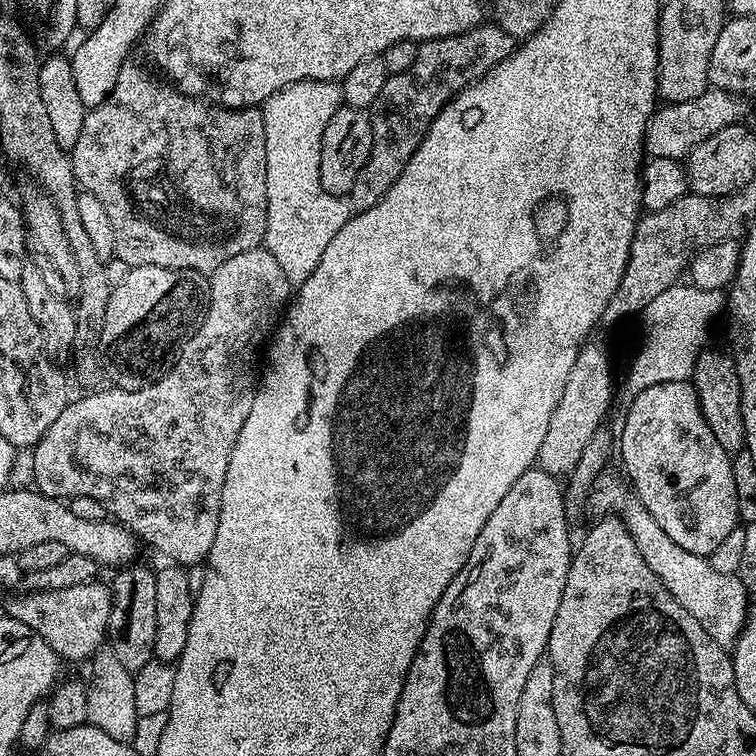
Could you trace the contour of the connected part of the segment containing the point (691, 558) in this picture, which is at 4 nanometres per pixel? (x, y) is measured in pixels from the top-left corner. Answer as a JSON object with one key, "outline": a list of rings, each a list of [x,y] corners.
{"outline":[[[597,475],[590,489],[590,508],[592,504],[593,510],[600,512],[596,514],[615,513],[619,516],[630,530],[642,558],[646,558],[646,564],[650,566],[650,570],[654,570],[666,590],[670,590],[676,601],[690,614],[694,614],[698,622],[702,622],[706,634],[710,634],[710,638],[714,638],[718,646],[731,649],[744,629],[744,621],[748,619],[748,587],[739,575],[720,574],[718,570],[714,570],[711,559],[690,554],[690,550],[682,550],[682,546],[678,546],[678,542],[674,542],[674,538],[670,538],[670,534],[666,534],[666,530],[662,530],[658,522],[654,522],[654,518],[631,487],[617,476]]]}

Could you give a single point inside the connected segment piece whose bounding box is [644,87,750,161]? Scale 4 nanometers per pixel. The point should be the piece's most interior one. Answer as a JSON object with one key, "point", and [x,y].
{"point":[673,130]}

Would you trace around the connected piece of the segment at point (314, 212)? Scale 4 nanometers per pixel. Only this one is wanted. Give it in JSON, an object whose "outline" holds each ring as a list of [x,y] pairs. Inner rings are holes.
{"outline":[[[300,80],[297,84],[278,90],[262,105],[266,130],[266,234],[263,247],[274,254],[278,266],[286,270],[286,278],[299,286],[310,278],[318,266],[330,238],[354,215],[354,209],[344,196],[330,194],[320,181],[320,151],[326,122],[342,104],[342,88],[330,80]]]}

